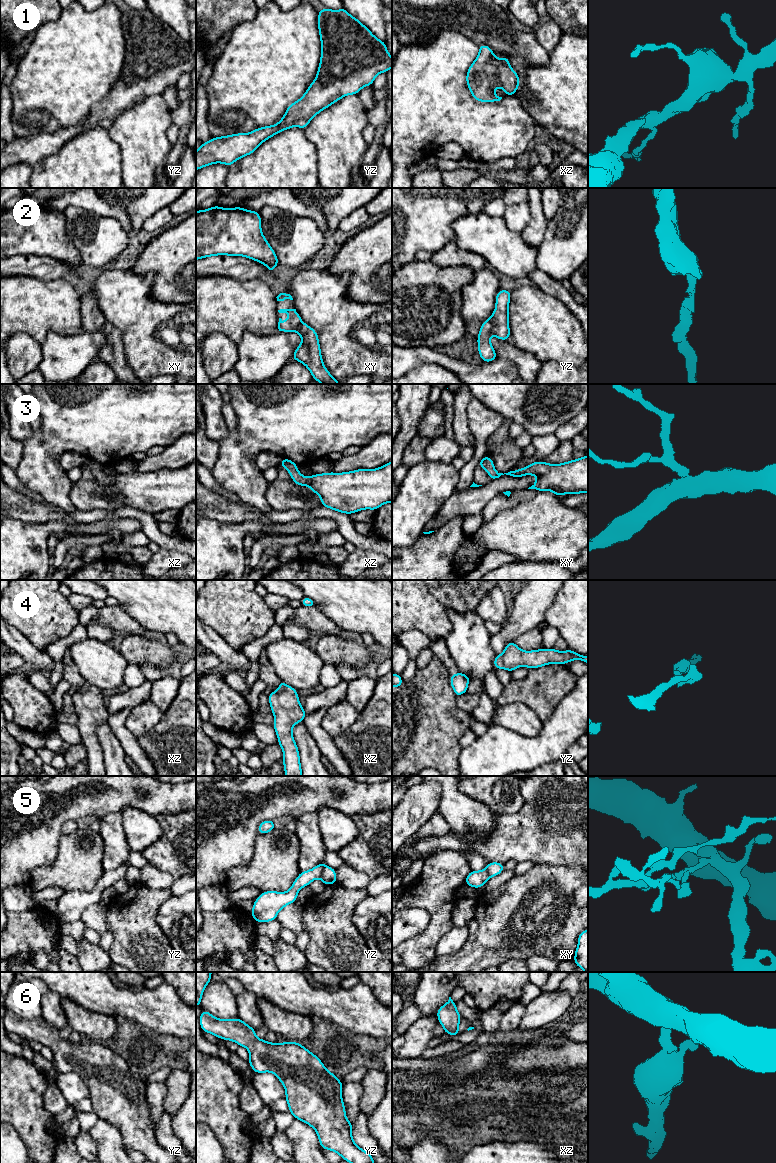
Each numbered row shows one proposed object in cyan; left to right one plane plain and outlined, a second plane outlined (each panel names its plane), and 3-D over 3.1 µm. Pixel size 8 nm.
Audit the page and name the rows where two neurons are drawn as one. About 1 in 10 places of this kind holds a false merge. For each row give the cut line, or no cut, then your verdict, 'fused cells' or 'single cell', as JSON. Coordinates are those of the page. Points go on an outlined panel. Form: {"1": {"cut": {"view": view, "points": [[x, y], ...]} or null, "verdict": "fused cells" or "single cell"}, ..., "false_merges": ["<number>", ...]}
{"1": {"cut": null, "verdict": "single cell"}, "2": {"cut": null, "verdict": "single cell"}, "3": {"cut": null, "verdict": "single cell"}, "4": {"cut": null, "verdict": "single cell"}, "5": {"cut": {"view": "yz", "points": [[325, 865], [319, 877]]}, "verdict": "fused cells"}, "6": {"cut": null, "verdict": "single cell"}, "false_merges": ["5"]}

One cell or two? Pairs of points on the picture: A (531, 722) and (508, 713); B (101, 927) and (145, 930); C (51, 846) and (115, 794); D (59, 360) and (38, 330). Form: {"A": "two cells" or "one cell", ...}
{"A": "one cell", "B": "two cells", "C": "one cell", "D": "two cells"}

